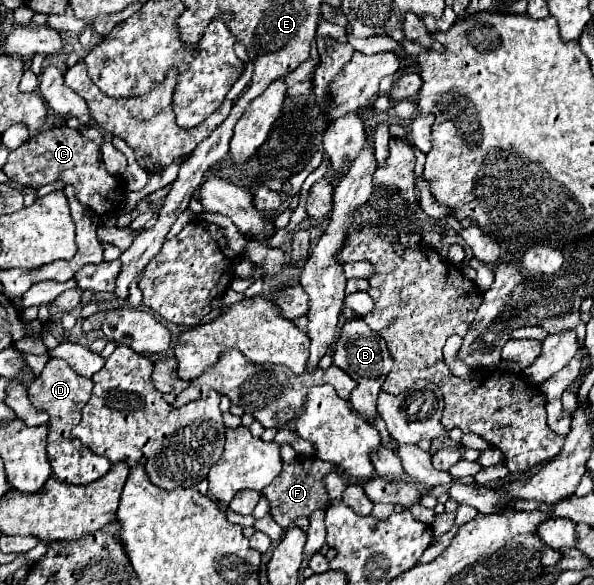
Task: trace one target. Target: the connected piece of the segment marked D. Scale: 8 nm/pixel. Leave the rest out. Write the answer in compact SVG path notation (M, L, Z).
M51 358L41 372L39 378L29 386L29 400L37 410L43 410L49 414L49 444L47 444L47 456L53 468L53 476L65 484L91 484L97 478L105 476L111 468L111 462L103 456L93 454L89 448L85 448L79 440L71 438L71 430L81 420L81 410L91 398L93 382L89 378L79 376L65 360Z

